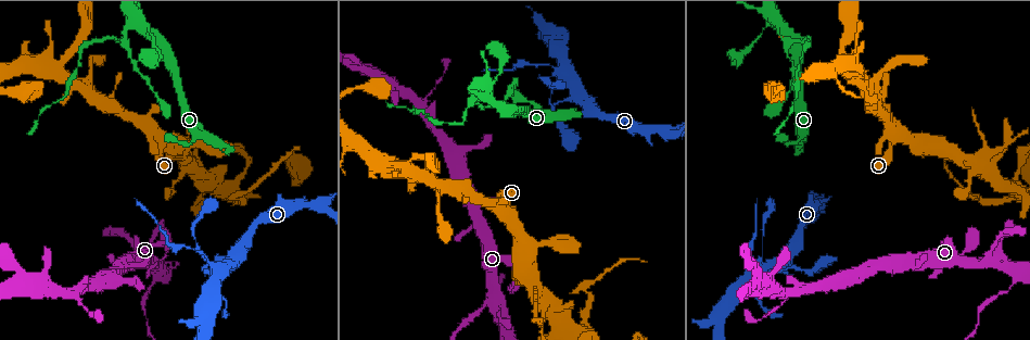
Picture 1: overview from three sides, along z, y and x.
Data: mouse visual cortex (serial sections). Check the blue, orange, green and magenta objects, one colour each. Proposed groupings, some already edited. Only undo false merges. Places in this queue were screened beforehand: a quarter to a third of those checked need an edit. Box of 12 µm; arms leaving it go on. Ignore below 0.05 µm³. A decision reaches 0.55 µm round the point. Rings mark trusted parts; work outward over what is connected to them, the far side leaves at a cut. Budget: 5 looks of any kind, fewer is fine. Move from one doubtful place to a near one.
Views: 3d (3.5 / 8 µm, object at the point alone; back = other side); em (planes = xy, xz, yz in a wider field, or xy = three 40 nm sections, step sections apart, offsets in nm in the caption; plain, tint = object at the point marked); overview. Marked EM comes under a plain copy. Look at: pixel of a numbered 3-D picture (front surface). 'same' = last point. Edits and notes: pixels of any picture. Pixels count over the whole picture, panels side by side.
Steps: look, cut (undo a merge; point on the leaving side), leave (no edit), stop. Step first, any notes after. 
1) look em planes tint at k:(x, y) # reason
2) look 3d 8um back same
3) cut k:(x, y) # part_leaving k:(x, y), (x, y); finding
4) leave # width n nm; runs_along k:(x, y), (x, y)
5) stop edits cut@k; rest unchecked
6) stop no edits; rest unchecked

look 3d 3.5um at 1:(1015, 282) # thick turns thin

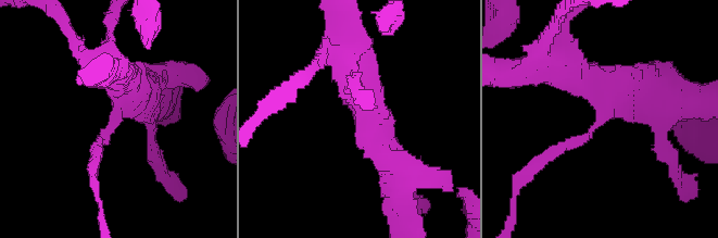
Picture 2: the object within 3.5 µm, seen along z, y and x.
look em xy step 1 tint at 2:(115, 113) # arms 4; arm_widths 150, 300, 400, 450 nm; need the tissue

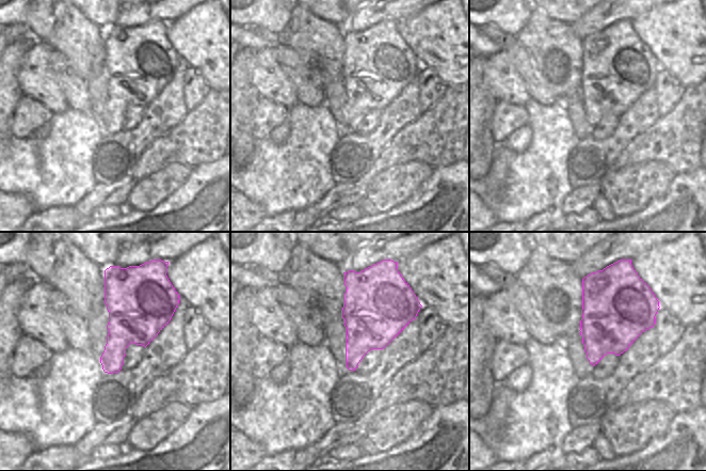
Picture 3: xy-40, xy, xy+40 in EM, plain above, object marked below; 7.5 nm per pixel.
cut 2:(575, 143) # part_leaving 2:(600, 117), (589, 135), (557, 148), (521, 182); a second cell is stuck on

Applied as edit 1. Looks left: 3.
look 3d 8um at 1:(236, 197) # sharp bend

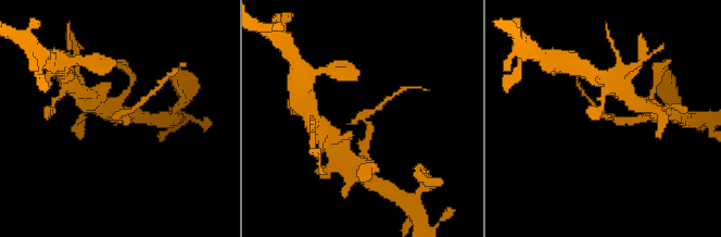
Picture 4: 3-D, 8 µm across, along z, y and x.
look 3d 3.5um at 4:(123, 115)

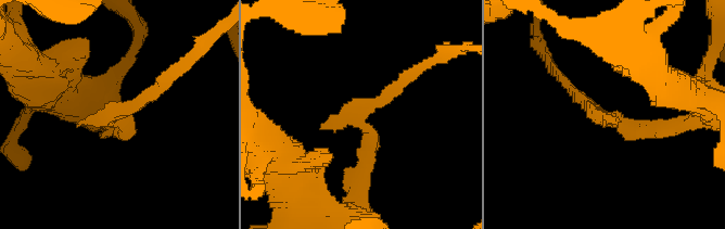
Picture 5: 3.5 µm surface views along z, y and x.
look em planes tint at 5:(599, 117) # shape alone is not enough

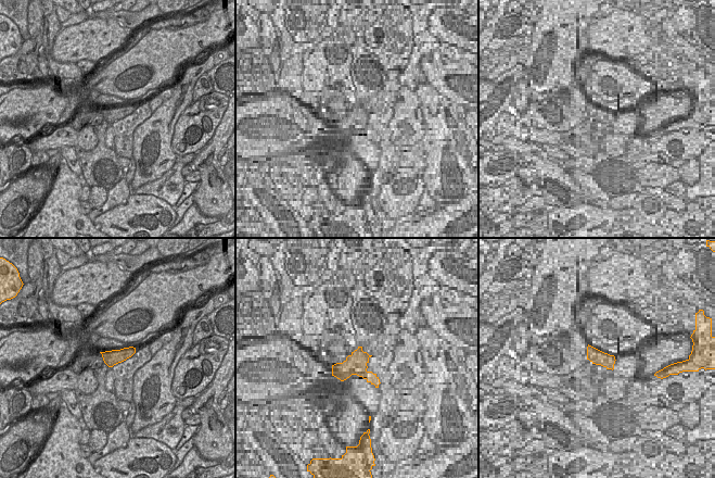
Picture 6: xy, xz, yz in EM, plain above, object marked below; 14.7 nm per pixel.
cut 5:(388, 98) # a second cell is stuck on

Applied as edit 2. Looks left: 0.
stop edits cut@2, cut@5; rest unchecked

